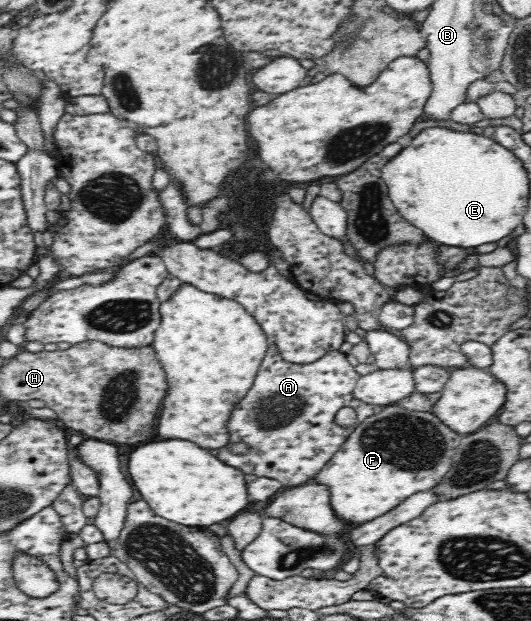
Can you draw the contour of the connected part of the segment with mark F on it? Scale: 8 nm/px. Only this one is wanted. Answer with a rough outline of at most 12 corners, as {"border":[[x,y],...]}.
{"border":[[383,407],[312,481],[360,525],[451,469],[463,435]]}

